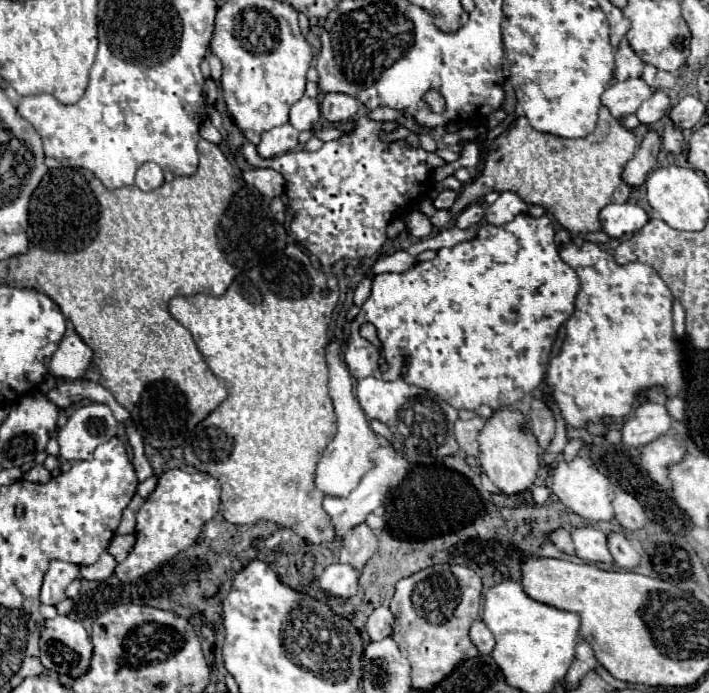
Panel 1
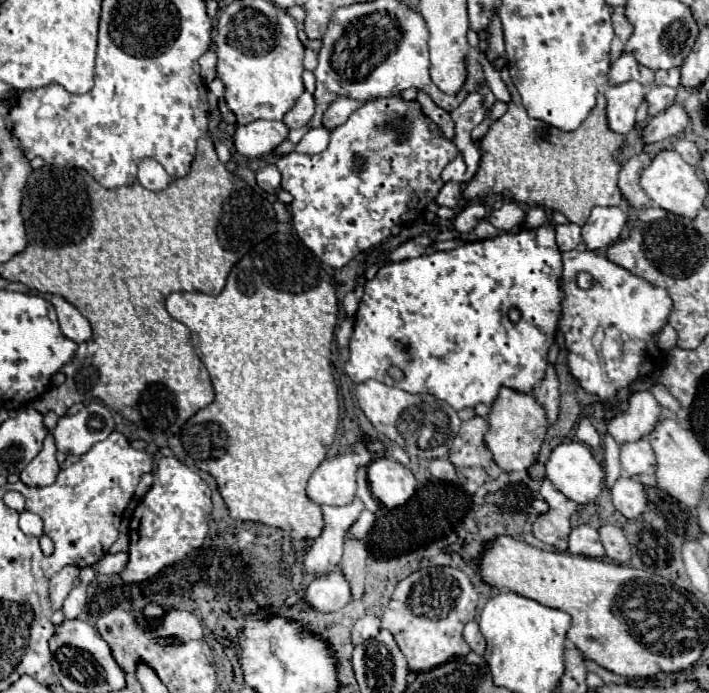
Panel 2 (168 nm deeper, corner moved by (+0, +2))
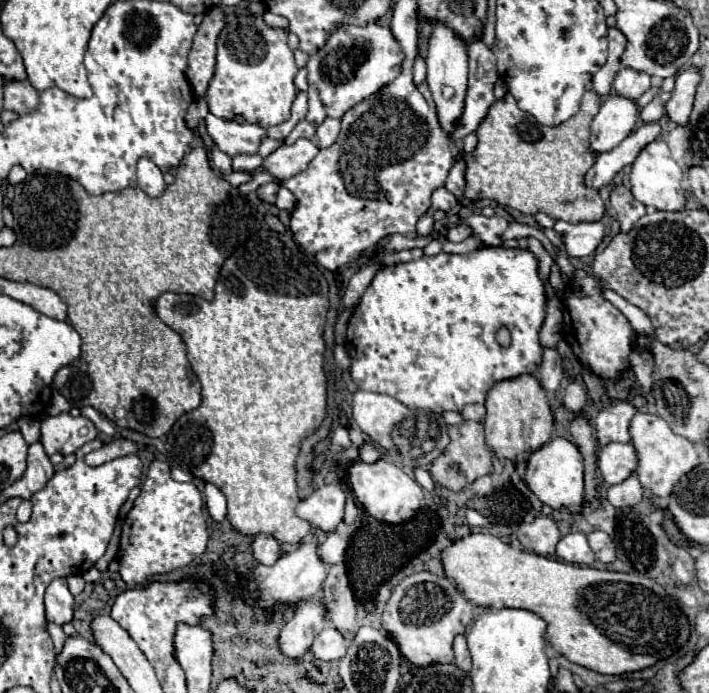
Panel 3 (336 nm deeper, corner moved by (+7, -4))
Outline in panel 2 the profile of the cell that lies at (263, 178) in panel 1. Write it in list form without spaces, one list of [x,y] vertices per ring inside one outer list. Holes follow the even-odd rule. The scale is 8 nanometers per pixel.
[[[267,165],[255,173],[257,185],[267,193],[277,193],[281,189],[281,173],[275,165]]]

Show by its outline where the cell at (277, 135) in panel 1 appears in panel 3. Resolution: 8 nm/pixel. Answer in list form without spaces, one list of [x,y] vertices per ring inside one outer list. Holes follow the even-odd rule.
[[[212,113],[206,115],[206,131],[212,137],[214,145],[230,157],[234,157],[236,153],[256,153],[260,141],[266,135],[262,127],[220,119]]]

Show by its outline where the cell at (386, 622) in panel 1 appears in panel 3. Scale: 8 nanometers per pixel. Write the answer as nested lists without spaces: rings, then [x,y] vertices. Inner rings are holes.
[[[326,627],[314,637],[312,653],[320,661],[338,661],[344,657],[344,651],[346,651],[344,637],[334,627]]]

